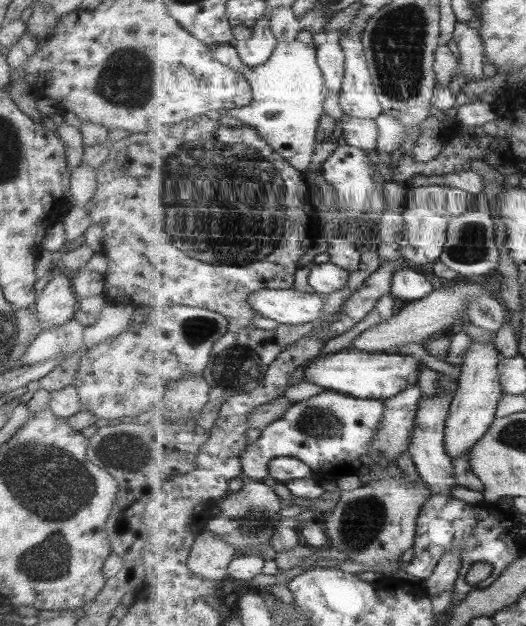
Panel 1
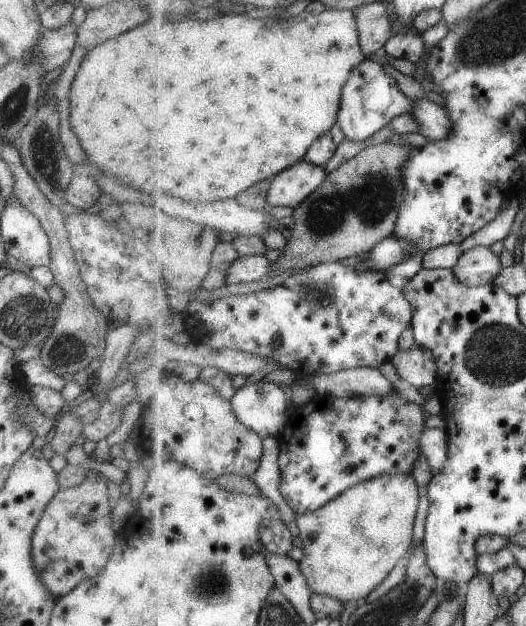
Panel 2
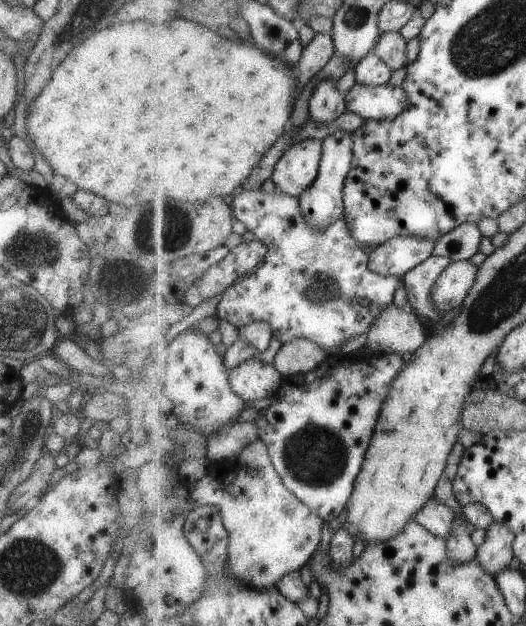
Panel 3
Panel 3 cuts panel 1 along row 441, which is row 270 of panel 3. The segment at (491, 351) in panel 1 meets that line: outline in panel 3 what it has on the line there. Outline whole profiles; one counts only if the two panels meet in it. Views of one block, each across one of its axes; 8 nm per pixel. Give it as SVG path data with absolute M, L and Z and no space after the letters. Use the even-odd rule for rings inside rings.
M469 260L453 261L433 284L431 298L441 314L452 315L461 307L479 274L479 266Z

